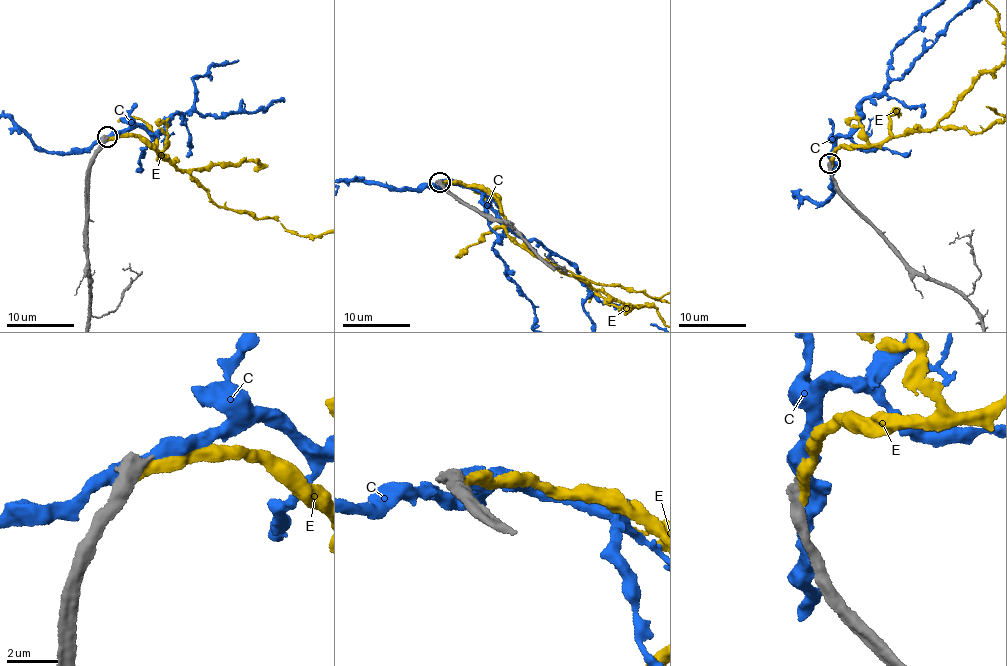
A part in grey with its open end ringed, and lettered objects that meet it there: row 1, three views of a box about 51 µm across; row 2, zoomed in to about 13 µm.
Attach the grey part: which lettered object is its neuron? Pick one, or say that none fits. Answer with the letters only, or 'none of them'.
none of them

